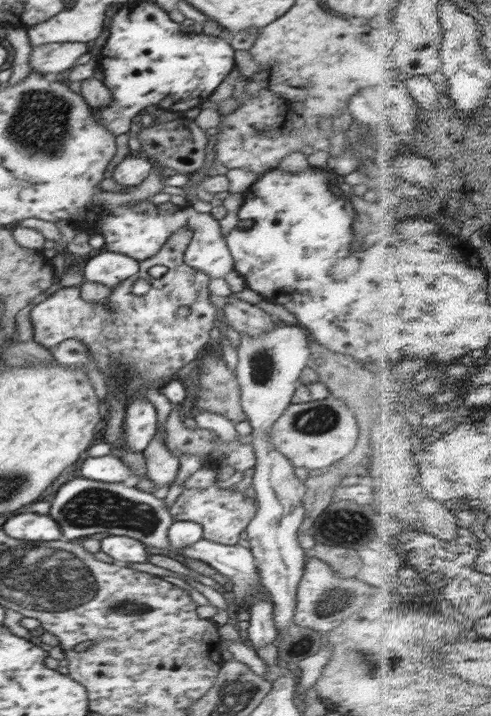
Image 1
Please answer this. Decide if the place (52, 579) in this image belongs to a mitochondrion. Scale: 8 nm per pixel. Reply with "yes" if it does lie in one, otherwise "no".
yes

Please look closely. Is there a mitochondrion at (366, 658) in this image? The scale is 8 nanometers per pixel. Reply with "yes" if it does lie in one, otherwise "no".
yes

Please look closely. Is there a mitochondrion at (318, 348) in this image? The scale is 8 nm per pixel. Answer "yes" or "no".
no

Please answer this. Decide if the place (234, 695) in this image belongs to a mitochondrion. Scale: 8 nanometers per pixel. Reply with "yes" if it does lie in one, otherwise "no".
yes

